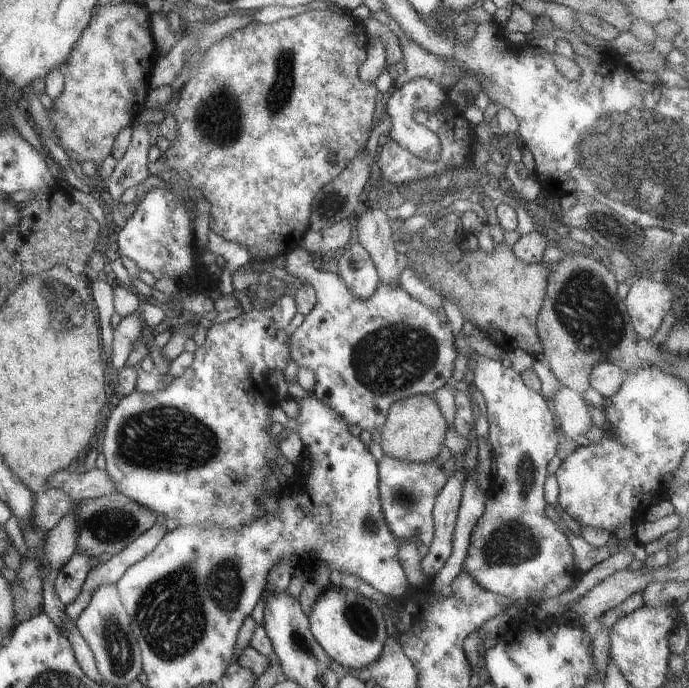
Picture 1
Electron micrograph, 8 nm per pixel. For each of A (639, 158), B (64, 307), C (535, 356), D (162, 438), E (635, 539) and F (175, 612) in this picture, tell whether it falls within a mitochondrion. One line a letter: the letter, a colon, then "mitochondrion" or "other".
A: mitochondrion
B: mitochondrion
C: other
D: mitochondrion
E: other
F: mitochondrion

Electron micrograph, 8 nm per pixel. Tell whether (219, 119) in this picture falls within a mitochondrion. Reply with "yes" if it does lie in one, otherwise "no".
yes

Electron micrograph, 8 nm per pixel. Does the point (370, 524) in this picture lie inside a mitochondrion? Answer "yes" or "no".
yes

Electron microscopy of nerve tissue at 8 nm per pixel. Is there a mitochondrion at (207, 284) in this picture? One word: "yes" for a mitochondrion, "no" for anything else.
no

